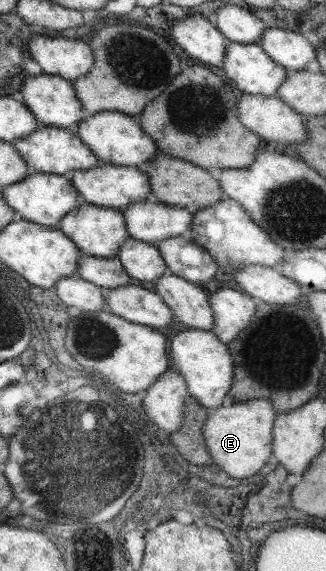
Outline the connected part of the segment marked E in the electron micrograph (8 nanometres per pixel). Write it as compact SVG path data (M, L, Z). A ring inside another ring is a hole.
M252 399L243 403L228 401L209 410L202 436L213 463L232 477L252 476L258 472L272 454L272 423L276 414L266 399Z

